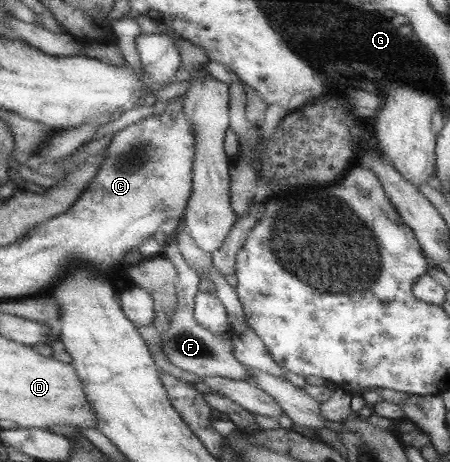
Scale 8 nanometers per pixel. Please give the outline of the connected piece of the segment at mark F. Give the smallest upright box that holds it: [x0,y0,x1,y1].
[161,226,250,381]

